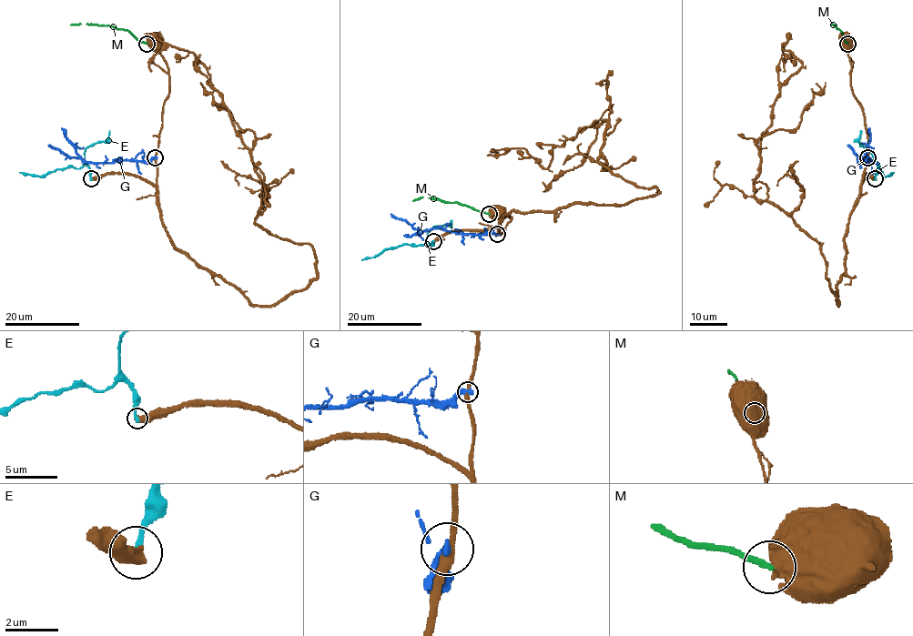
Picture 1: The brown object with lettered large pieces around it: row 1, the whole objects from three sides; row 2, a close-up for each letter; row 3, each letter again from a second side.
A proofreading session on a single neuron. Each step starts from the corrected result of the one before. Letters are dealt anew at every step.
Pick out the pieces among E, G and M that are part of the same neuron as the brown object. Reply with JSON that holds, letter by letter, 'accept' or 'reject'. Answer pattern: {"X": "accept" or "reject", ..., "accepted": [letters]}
{"E": "reject", "G": "reject", "M": "reject", "accepted": []}

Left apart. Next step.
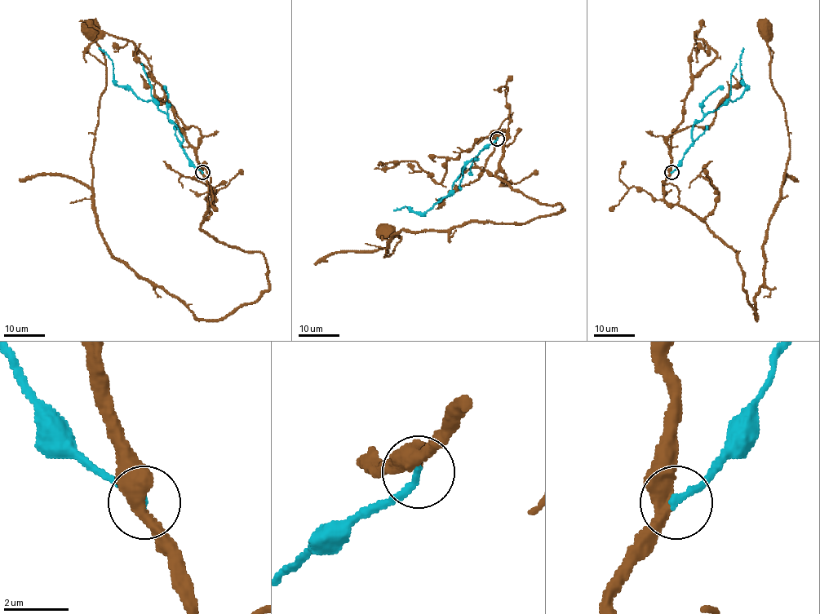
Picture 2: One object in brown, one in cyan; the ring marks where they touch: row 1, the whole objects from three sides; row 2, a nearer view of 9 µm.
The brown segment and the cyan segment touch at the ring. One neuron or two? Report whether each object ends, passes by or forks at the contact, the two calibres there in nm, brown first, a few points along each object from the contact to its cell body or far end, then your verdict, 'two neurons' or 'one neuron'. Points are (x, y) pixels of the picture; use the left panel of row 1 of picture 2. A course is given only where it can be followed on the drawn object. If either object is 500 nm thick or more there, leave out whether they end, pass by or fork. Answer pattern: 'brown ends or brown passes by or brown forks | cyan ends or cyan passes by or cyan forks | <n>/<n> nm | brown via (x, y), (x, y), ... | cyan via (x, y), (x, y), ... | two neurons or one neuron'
brown passes by | cyan ends | 440/220 nm | brown via (201, 172), (201, 228), (268, 267), (268, 289), (218, 320), (139, 277), (99, 227), (107, 78), (91, 30) | cyan via (201, 172), (181, 146), (177, 126), (151, 99), (139, 99), (116, 83), (112, 60), (99, 48) | two neurons

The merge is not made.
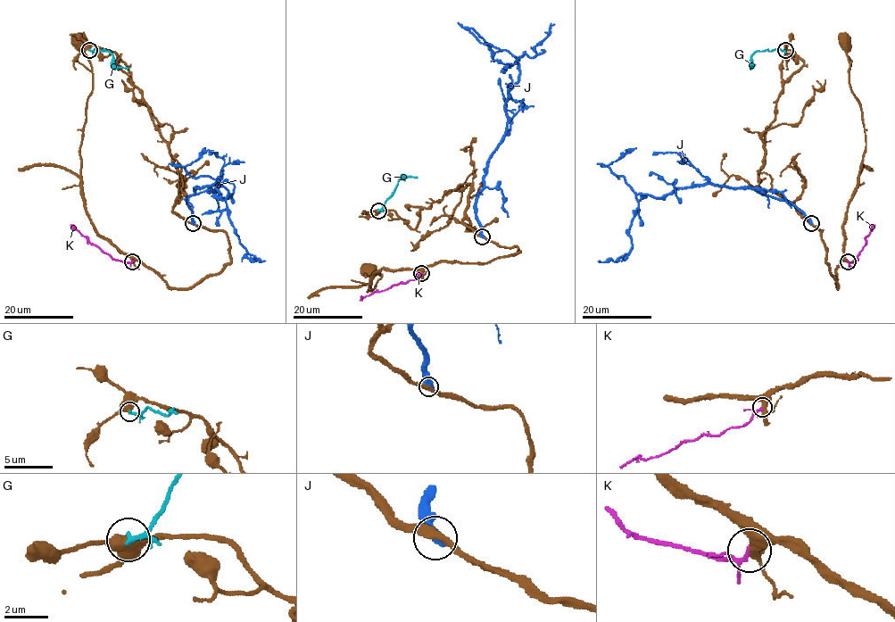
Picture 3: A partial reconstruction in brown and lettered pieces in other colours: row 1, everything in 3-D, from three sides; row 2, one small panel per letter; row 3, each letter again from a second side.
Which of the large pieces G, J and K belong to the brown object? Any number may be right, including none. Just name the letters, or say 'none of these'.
none of these

